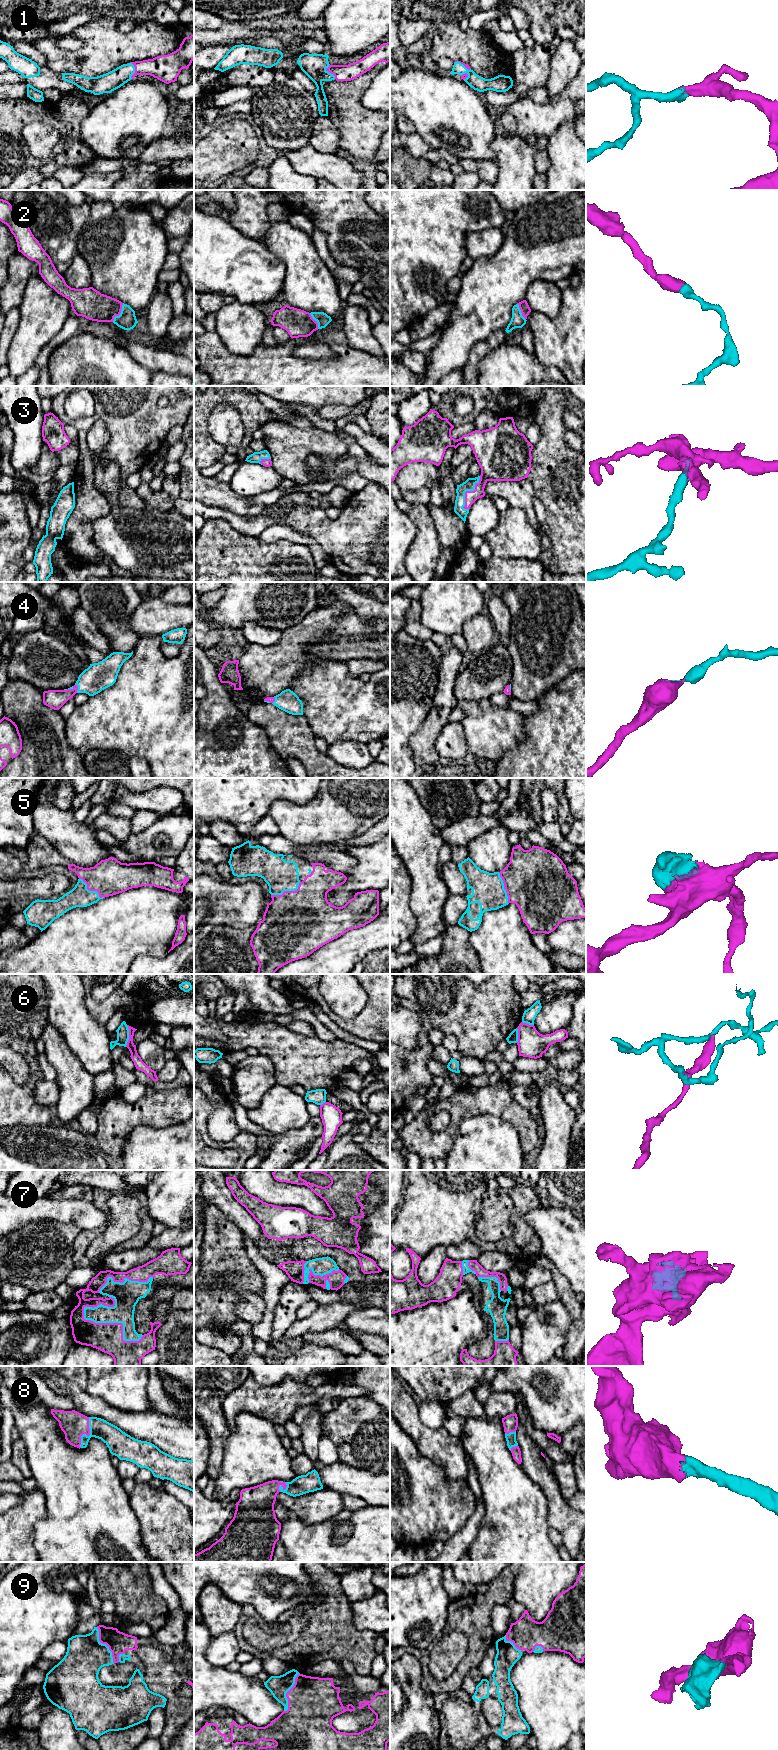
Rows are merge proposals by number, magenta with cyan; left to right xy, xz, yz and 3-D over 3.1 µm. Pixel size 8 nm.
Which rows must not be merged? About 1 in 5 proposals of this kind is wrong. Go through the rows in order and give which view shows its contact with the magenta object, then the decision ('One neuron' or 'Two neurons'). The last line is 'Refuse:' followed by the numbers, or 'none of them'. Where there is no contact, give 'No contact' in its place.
1: Touches magenta in xz. One neuron
2: Touches magenta in xy. One neuron
3: Touches magenta in yz. One neuron
4: Touches magenta in xy. One neuron
5: Touches magenta in xz. One neuron
6: Touches magenta in xy. One neuron
7: Touches magenta in xy. One neuron
8: Touches magenta in xy. One neuron
9: Touches magenta in xz. One neuron
Refuse: none of them

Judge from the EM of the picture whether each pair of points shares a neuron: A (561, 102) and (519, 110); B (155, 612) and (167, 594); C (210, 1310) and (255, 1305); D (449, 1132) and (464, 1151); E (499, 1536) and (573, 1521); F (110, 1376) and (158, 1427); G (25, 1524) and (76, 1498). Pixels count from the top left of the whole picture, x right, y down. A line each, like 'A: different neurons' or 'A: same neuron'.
A: same neuron
B: different neurons
C: different neurons
D: different neurons
E: different neurons
F: different neurons
G: different neurons

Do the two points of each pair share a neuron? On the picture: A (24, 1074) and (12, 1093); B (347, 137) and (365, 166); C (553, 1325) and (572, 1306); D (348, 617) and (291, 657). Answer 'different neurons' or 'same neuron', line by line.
A: different neurons
B: different neurons
C: different neurons
D: same neuron

